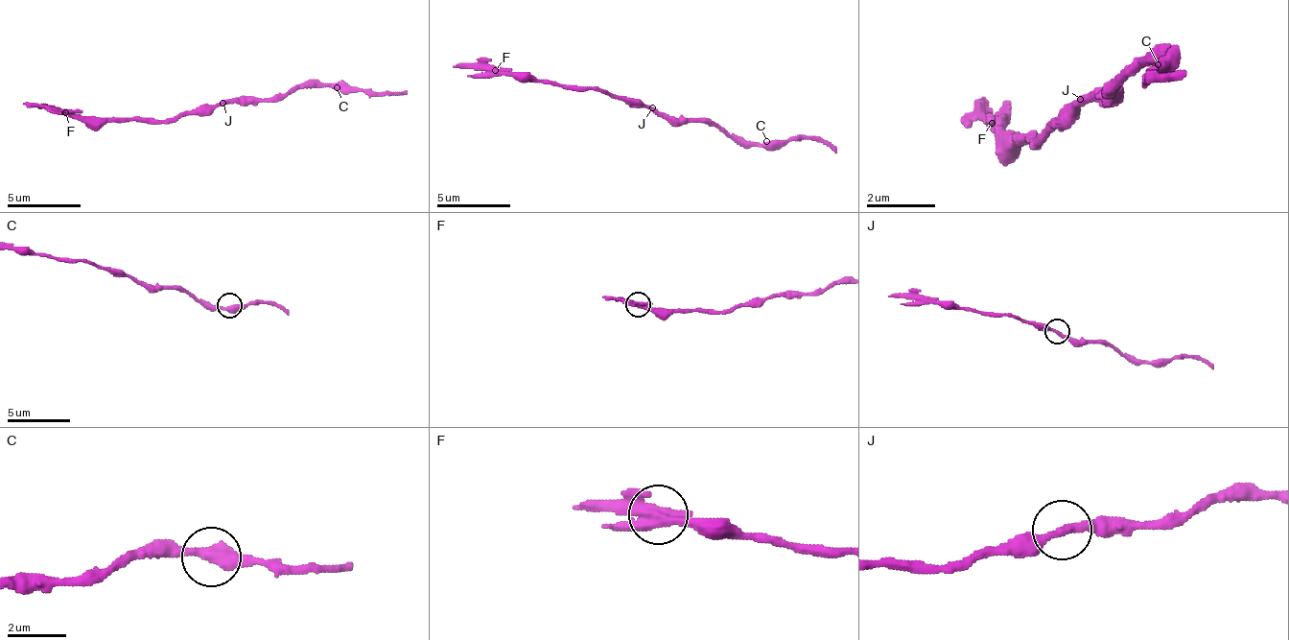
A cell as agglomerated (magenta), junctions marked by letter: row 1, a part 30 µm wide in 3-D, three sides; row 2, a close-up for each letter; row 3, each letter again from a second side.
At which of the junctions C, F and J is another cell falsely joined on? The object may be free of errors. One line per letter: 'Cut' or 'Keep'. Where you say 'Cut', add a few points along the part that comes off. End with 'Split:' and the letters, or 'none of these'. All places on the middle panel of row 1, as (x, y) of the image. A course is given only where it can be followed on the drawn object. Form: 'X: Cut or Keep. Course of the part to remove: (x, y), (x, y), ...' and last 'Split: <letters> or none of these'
C: Keep
F: Cut. Course of the part to remove: (494, 71), (453, 67)
J: Keep
Split: F

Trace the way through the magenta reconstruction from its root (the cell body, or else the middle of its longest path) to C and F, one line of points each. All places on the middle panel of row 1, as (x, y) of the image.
C: (648, 107), (678, 119), (712, 119), (730, 133), (738, 133), (748, 141), (766, 141)
F: (648, 107), (630, 107), (597, 89), (564, 89), (549, 82), (520, 82), (494, 71)

